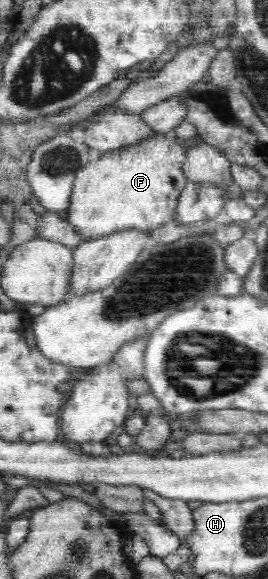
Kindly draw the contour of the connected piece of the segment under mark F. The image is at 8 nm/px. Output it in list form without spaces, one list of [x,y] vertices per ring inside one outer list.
[[[175,136],[148,139],[139,146],[121,151],[101,153],[98,160],[91,161],[75,171],[70,205],[67,209],[68,224],[80,238],[93,240],[127,229],[152,232],[158,226],[174,220],[179,195],[185,188],[187,177],[183,170],[187,149],[179,144]]]

